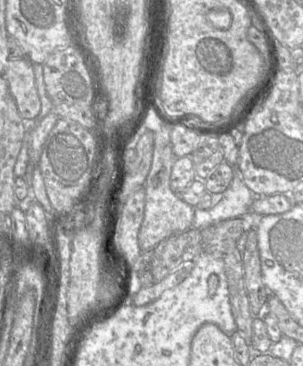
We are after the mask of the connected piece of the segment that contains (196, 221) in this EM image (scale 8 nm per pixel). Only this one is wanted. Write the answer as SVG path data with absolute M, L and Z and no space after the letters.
M233 166L234 177L223 197L209 209L194 208L191 228L203 229L231 218L237 218L250 211L255 194L246 186L238 166Z

